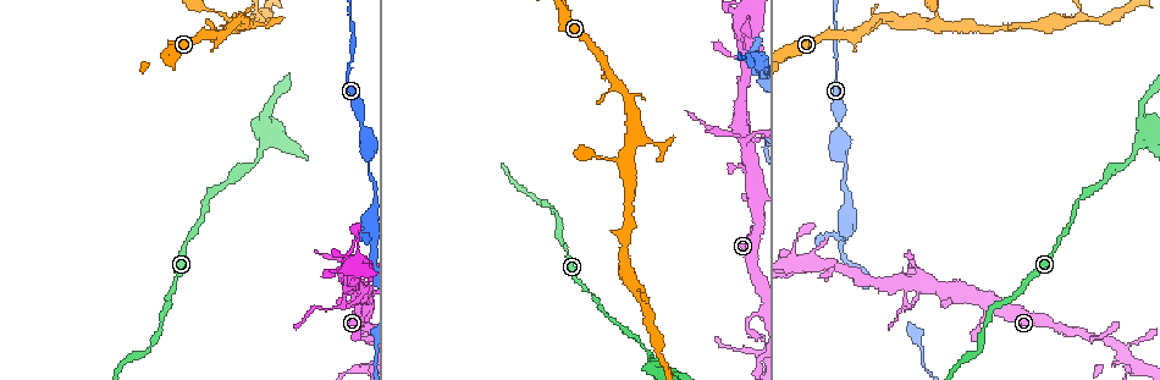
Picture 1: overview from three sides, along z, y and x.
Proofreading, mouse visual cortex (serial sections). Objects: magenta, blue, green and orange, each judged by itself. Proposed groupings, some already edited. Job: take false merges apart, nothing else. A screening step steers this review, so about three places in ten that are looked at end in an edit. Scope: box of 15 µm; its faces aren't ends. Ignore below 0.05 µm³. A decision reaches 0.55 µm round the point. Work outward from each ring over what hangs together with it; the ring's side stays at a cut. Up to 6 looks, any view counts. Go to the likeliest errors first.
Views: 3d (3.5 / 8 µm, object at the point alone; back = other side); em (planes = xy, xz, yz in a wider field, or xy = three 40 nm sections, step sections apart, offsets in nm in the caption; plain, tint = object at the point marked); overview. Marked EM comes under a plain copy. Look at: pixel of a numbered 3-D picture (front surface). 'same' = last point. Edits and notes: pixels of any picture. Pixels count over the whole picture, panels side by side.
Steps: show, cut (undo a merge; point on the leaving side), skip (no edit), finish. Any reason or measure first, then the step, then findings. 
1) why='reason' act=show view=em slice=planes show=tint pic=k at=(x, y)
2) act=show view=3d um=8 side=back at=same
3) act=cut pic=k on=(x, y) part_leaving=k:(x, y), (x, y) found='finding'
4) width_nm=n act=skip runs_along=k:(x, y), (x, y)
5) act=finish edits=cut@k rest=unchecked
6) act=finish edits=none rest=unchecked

act=show view=3d um=8 side=back pic=1 at=(905, 294)

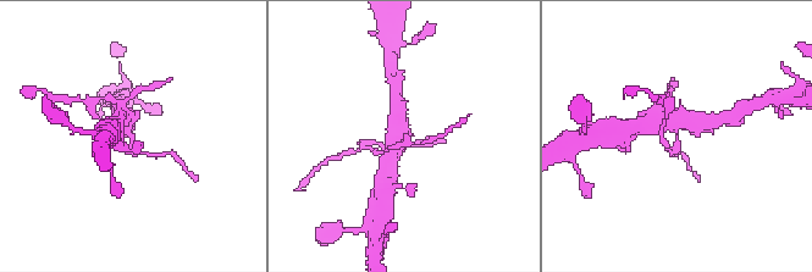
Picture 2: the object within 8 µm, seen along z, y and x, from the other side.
act=show view=3d um=3.5 pic=2 at=(132, 136)

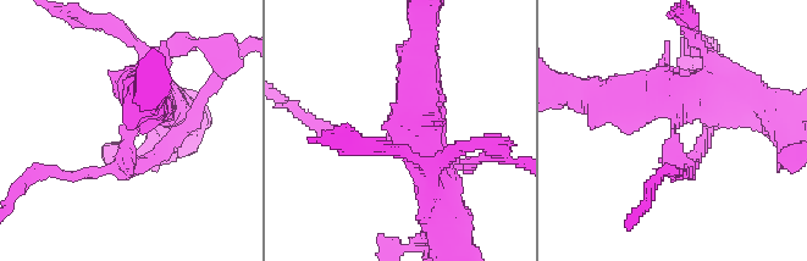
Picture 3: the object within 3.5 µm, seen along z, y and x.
why='shape alone is not enough' act=show view=em slice=xy step=5 show=tint pic=3 at=(674, 131)

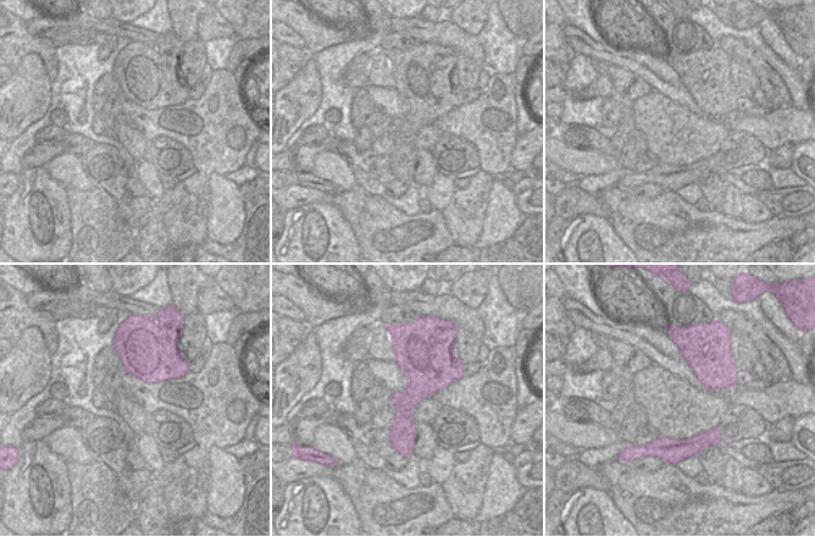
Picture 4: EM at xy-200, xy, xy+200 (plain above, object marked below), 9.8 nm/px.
act=cut pic=3 on=(238, 64) part_leaving=3:(131, 131), (127, 165), (49, 172) found='two cells meet here'

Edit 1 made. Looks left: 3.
why='calibre changes' act=show view=3d um=8 side=back pic=1 at=(365, 231)

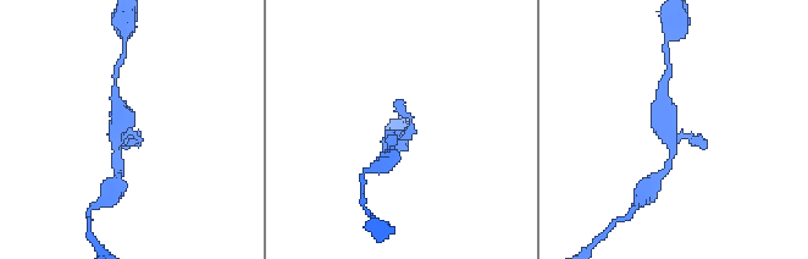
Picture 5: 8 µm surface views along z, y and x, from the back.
why='closer look' act=show view=3d um=3.5 pic=5 at=(673, 135)

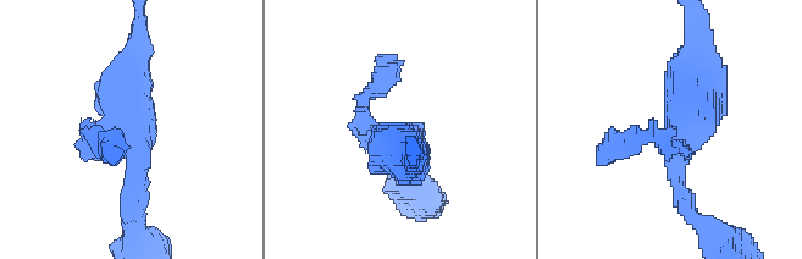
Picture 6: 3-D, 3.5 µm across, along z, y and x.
act=skip runs_along=6:(697, 89), (684, 134), (606, 153) found='continuous, no second cell'

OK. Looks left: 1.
act=finish edits=cut@3 rest=unchecked

